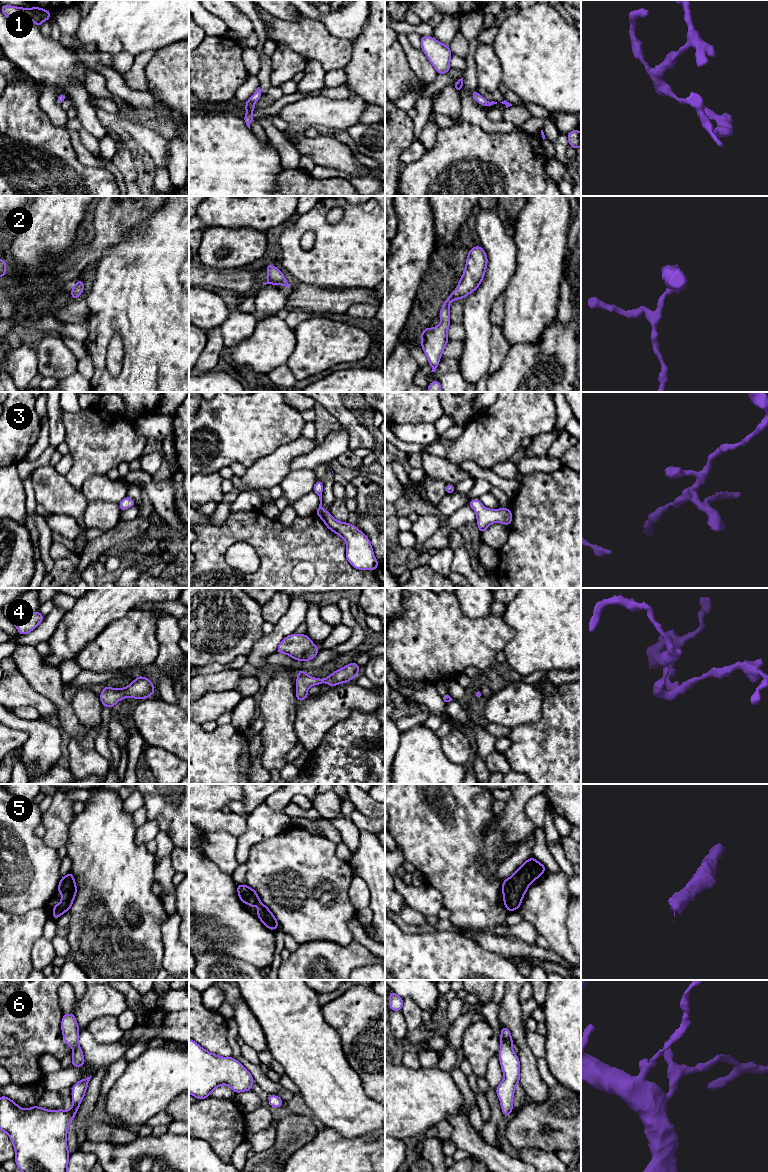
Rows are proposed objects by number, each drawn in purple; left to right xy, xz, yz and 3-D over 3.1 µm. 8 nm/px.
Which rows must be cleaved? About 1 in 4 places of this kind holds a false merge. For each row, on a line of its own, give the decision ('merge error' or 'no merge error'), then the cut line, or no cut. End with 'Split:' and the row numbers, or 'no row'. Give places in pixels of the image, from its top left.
1: no merge error; cut none
2: no merge error; cut none
3: no merge error; cut none
4: no merge error; cut none
5: no merge error; cut none
6: no merge error; cut none
Split: no row

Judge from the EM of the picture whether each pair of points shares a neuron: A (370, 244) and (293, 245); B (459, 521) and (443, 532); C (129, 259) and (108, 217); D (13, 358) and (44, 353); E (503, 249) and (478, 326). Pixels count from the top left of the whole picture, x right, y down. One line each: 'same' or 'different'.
A: same
B: same
C: different
D: different
E: same

